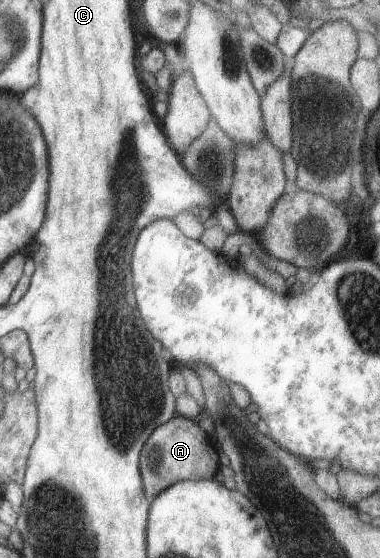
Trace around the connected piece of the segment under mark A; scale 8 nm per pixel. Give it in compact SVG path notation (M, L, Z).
M178 414L160 425L144 445L139 462L144 494L152 501L158 493L177 482L213 479L220 470L219 455L220 450L215 442L197 423Z

